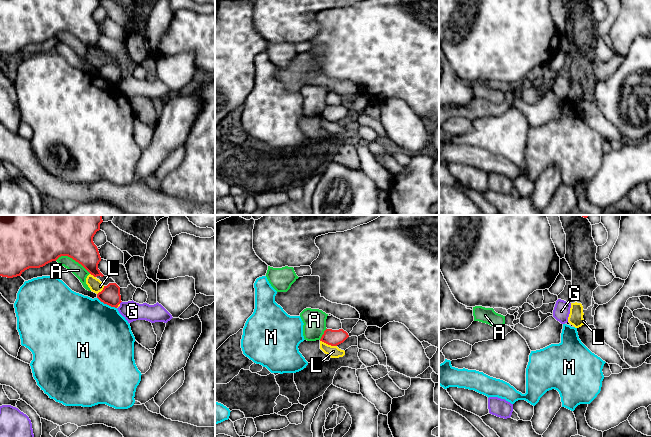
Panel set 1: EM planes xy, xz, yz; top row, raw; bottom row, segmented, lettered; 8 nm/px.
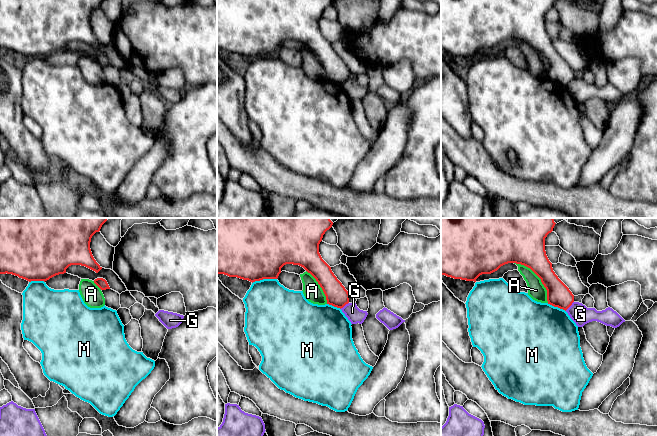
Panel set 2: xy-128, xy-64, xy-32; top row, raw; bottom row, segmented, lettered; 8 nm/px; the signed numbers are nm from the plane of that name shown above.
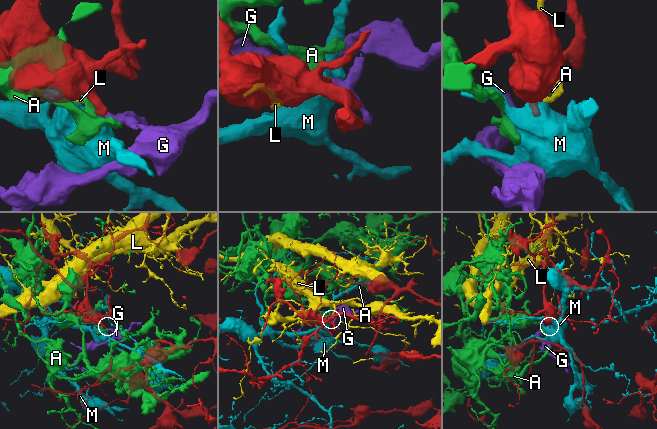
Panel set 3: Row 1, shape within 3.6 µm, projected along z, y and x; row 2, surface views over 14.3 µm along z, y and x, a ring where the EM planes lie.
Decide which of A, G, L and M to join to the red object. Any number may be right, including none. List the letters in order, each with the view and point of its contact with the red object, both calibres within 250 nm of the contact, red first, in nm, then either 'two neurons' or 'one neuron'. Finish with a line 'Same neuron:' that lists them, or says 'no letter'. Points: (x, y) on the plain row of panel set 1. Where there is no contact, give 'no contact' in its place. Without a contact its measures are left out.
A: meets red in xy at (73, 35); 300 nm thick on the red side, 100 nm on the other; two neurons
G: meets red in xy at (120, 78); 160 nm thick on the red side, 160 nm on the other; two neurons
L: meets red in xz at (328, 120); 130 nm thick on the red side, 100 nm on the other; two neurons
M: meets red in xy at (107, 80); 160 nm thick on the red side, 500 nm on the other; two neurons
Same neuron: no letter

